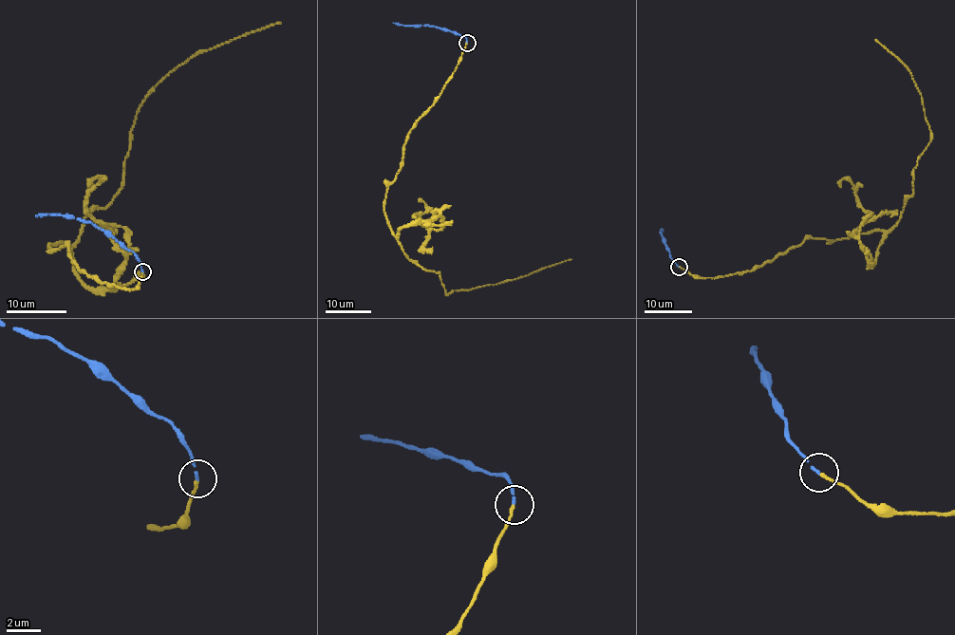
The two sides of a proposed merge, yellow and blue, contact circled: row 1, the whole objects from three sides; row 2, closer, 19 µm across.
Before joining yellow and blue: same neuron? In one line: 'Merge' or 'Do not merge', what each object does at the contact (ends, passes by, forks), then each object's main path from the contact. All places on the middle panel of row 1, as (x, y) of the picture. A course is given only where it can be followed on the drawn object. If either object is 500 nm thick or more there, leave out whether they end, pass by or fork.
Merge. At the ring yellow ends. At the ring blue ends. Course of yellow: (467, 43), (440, 97), (407, 136), (384, 204), (388, 226), (407, 257), (439, 274), (447, 293), (571, 259). Course of blue: (467, 43), (460, 34), (433, 27), (392, 23)

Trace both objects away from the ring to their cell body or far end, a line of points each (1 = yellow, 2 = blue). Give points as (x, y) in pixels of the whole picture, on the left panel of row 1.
1: (142, 273), (128, 290), (101, 284), (49, 247), (72, 244), (112, 200), (157, 85), (281, 22)
2: (142, 271), (131, 251), (90, 222), (62, 214), (40, 214), (35, 216)

